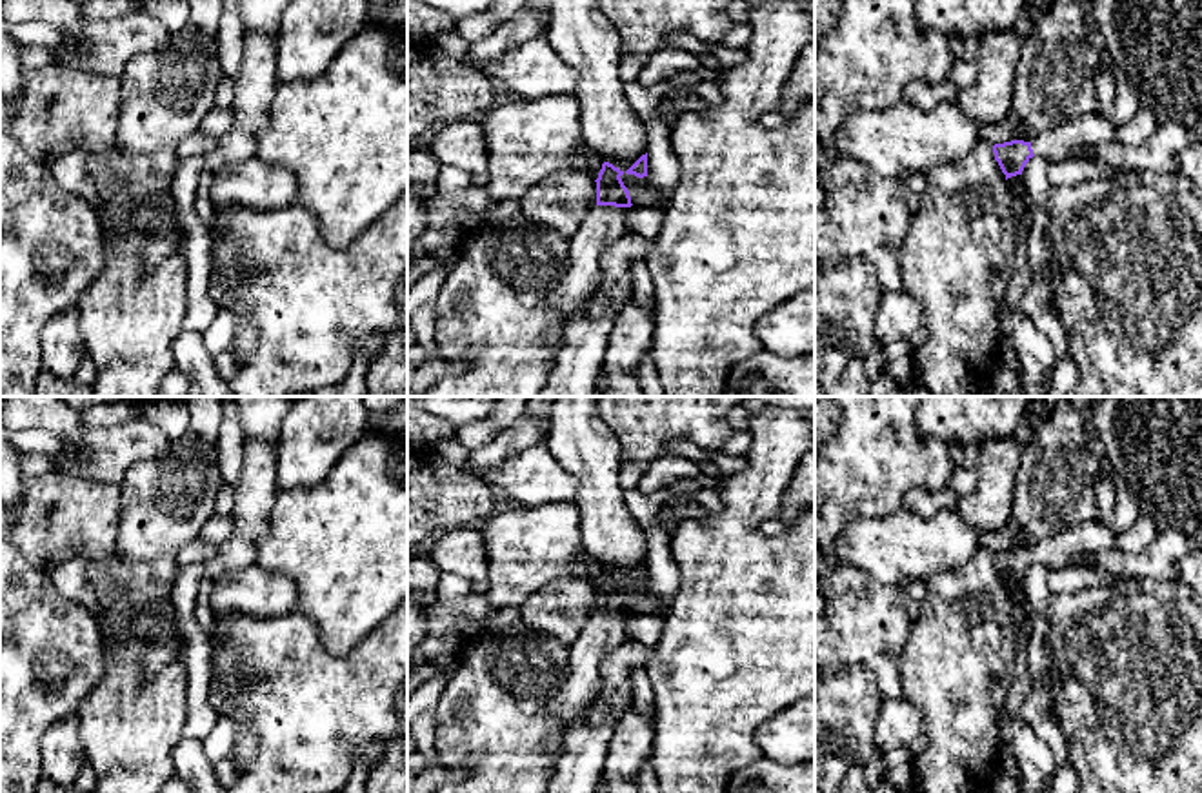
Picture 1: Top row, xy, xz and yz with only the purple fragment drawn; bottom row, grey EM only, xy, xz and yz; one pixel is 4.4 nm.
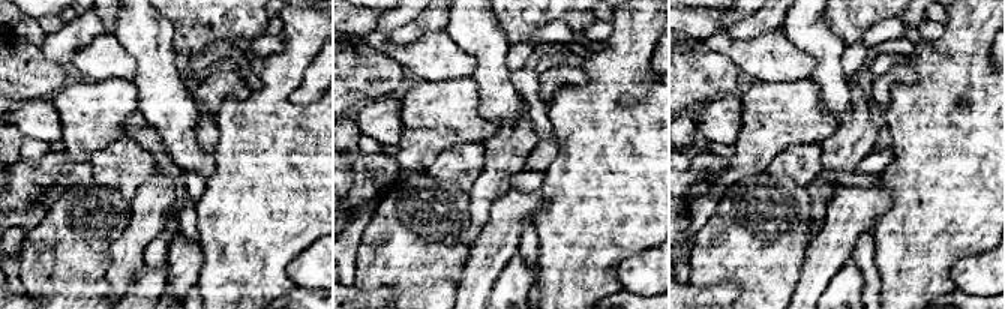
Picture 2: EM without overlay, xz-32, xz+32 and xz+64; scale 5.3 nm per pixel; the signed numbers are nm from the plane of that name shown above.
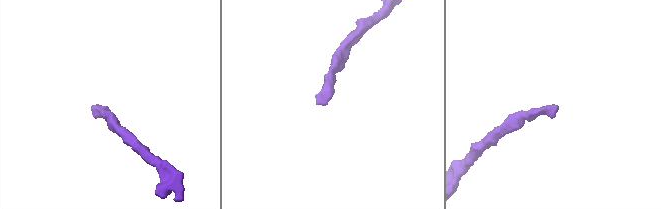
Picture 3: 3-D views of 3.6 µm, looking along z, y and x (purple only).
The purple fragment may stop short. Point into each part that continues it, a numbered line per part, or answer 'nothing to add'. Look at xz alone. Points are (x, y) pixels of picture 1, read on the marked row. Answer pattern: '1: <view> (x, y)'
1: xz (604, 226)

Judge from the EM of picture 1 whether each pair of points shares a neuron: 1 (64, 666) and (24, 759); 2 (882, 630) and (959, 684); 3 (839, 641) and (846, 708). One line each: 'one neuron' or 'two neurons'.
1: one neuron
2: two neurons
3: two neurons

